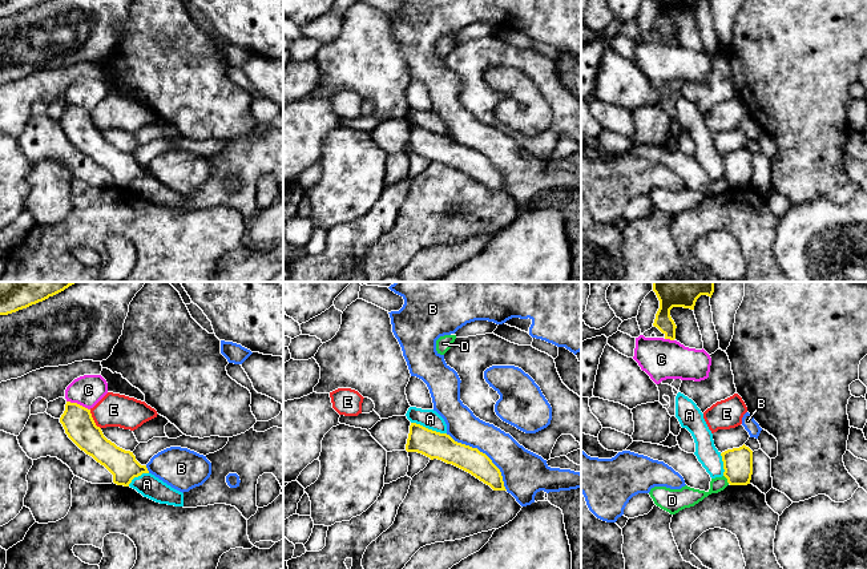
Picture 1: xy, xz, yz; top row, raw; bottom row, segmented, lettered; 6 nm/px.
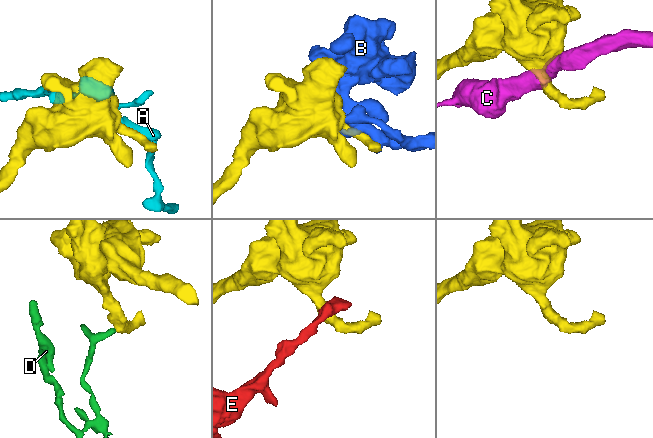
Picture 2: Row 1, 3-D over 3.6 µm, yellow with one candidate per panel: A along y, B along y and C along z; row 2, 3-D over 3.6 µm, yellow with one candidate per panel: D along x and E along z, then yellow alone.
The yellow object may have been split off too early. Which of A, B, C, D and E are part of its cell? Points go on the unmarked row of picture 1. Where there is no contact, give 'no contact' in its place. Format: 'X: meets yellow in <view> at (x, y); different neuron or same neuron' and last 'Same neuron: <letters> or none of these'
A: meets yellow in xz at (427, 130); different neuron
B: meets yellow in xz at (482, 154); different neuron
C: meets yellow in xy at (79, 107); different neuron
D: meets yellow in yz at (726, 180); different neuron
E: meets yellow in xy at (92, 121); different neuron
Same neuron: none of these

